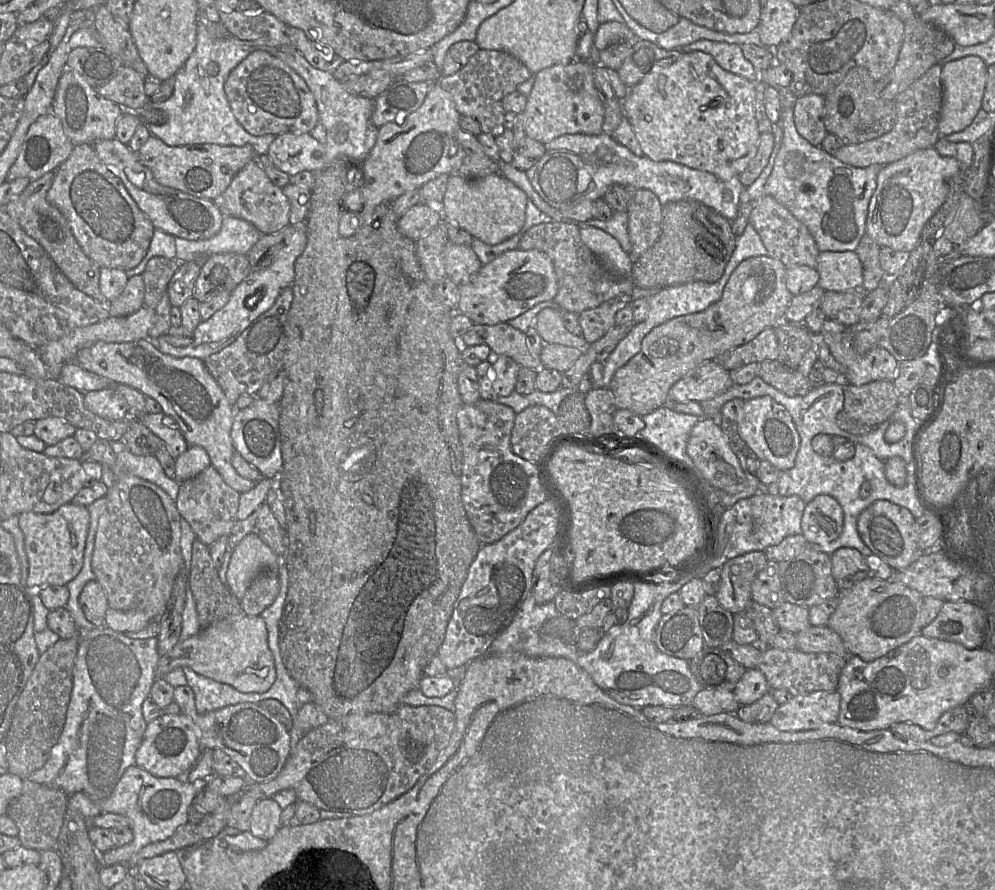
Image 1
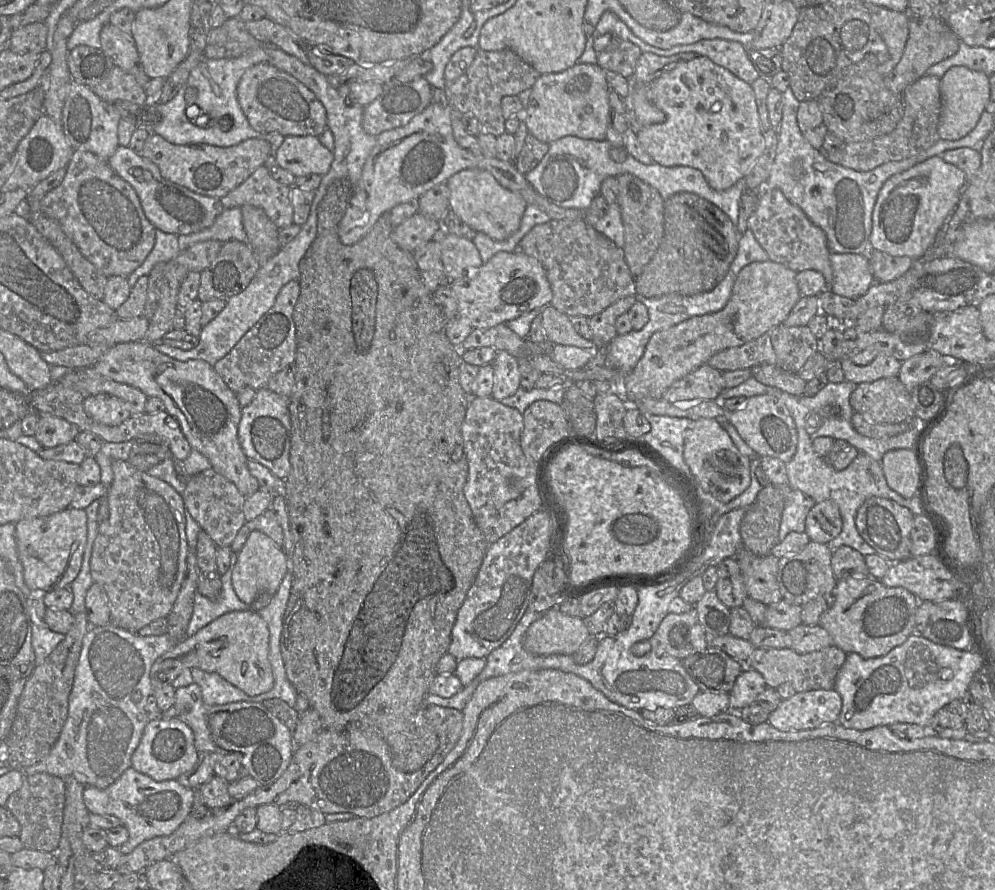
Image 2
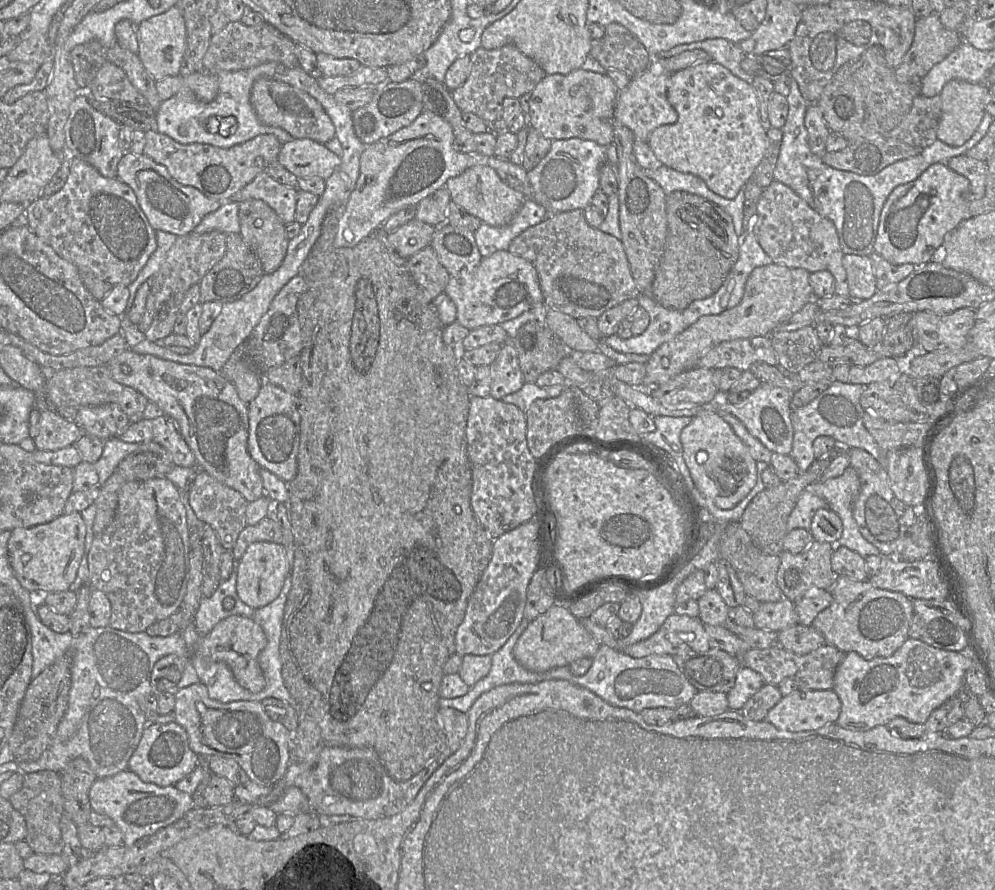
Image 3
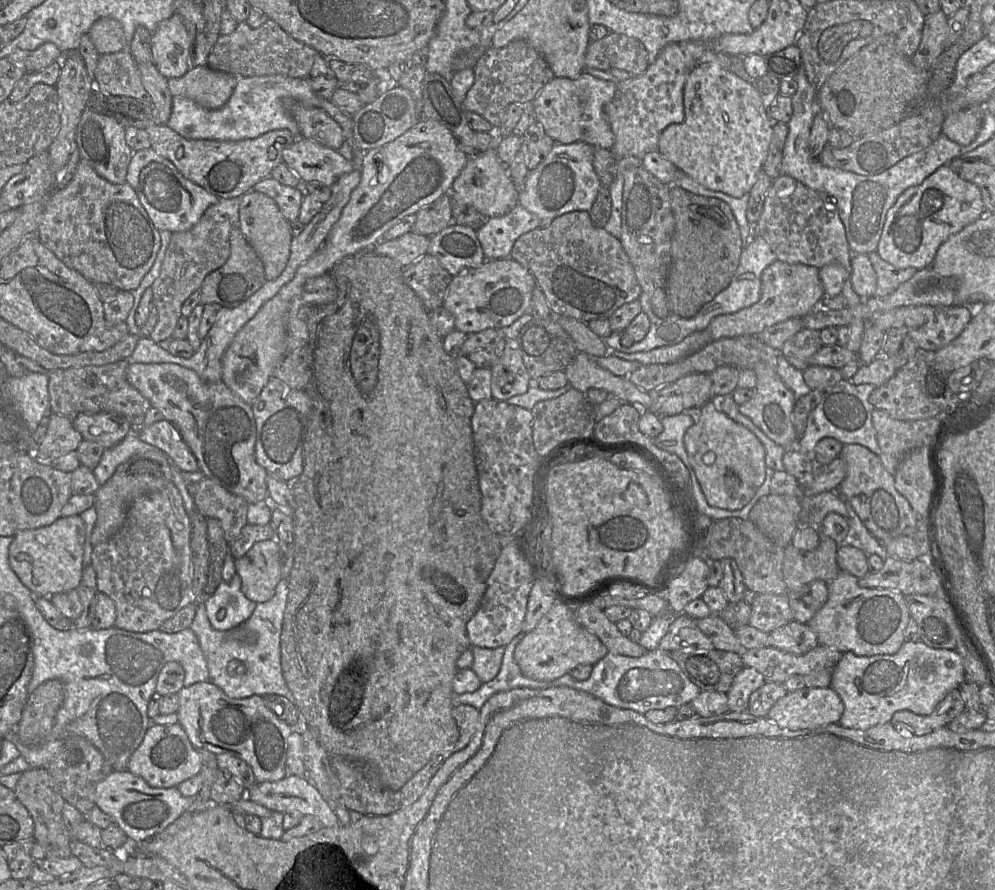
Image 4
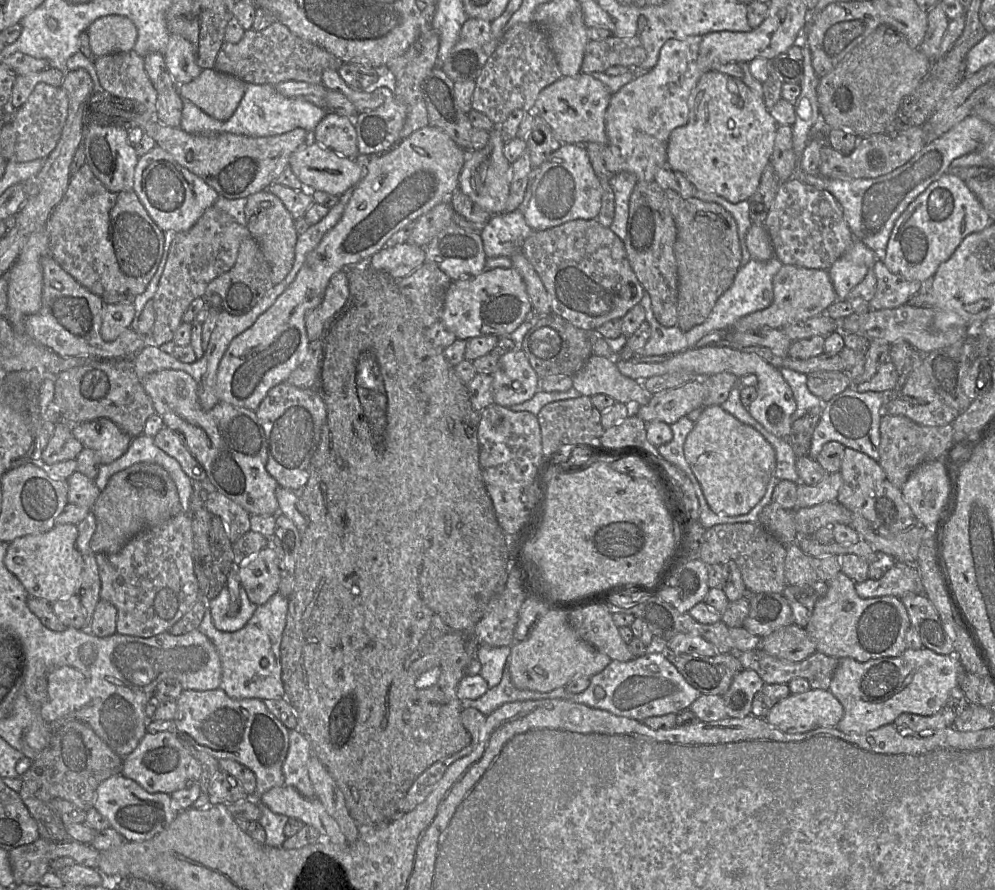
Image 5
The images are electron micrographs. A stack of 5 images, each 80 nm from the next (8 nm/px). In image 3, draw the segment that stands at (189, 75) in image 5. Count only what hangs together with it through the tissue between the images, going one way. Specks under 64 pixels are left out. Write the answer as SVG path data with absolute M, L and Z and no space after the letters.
M179 4L138 24L138 57L147 73L155 81L168 76L179 75L186 44L186 24Z

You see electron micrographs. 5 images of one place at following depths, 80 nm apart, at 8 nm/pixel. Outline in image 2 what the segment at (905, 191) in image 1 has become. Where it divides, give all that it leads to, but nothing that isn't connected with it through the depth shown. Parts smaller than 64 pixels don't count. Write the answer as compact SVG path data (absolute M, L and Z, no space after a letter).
M940 156L930 157L890 177L879 191L872 213L870 243L873 250L879 250L892 256L907 256L915 261L927 259L928 252L935 244L938 233L956 209L965 185L965 173L955 165L944 161Z

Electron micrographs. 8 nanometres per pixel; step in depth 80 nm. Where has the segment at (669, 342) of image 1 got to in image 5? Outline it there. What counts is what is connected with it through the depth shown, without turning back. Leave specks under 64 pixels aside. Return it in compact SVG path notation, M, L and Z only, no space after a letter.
M783 264L774 276L773 292L773 302L769 307L740 318L731 329L739 332L763 327L782 329L788 324L827 313L829 306L838 300L828 270L805 268L792 264Z

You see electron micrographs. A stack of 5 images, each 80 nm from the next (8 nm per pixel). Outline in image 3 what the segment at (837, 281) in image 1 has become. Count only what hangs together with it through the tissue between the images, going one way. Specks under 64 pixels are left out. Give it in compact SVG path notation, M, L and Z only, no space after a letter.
M845 254L842 264L846 270L850 298L855 301L865 300L878 291L873 264L869 256Z

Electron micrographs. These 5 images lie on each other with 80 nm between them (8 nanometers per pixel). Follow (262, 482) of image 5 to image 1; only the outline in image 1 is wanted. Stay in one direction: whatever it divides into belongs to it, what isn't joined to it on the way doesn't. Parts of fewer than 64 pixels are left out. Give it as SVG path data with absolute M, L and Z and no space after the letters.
M140 339L123 343L98 341L78 350L74 361L87 371L109 378L115 383L128 385L146 397L157 400L162 412L174 419L189 446L200 446L206 450L211 465L231 488L244 493L254 487L256 482L240 476L232 465L235 448L231 428L236 409L230 404L203 360L164 354L149 339Z

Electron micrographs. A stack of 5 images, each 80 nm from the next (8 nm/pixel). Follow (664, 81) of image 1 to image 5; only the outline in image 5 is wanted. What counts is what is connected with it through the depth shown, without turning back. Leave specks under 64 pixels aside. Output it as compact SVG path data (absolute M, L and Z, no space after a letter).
M711 70L700 77L691 91L688 108L687 124L675 128L670 134L667 161L700 191L717 194L732 203L750 199L770 163L778 127L763 97L753 92L741 79Z

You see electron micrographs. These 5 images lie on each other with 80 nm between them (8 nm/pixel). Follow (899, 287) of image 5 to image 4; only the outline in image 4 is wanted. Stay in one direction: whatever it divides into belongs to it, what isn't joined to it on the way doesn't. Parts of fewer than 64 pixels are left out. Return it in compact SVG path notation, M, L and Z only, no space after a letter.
M877 251L869 253L869 258L877 274L876 297L892 294L901 284L908 281L917 270L913 267L900 269L888 263Z

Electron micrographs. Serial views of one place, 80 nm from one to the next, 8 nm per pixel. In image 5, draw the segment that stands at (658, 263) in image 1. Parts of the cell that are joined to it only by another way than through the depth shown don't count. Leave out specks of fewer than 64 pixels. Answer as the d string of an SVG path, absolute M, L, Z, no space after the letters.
M664 190L677 228L674 253L678 270L678 323L682 331L702 324L710 315L719 297L733 284L741 267L742 250L737 223L730 212L715 202L696 197L685 198L677 191Z

